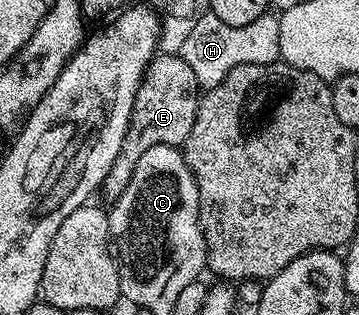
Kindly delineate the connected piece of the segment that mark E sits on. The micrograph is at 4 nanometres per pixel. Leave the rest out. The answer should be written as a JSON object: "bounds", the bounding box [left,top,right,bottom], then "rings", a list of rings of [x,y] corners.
{"bounds":[101,54,200,201],"rings":[[[156,54],[144,71],[143,82],[135,94],[131,123],[127,126],[121,151],[117,153],[117,159],[103,181],[101,195],[107,201],[119,199],[121,193],[125,193],[125,185],[129,185],[129,177],[133,177],[137,161],[141,161],[142,155],[149,153],[149,149],[157,145],[179,147],[184,143],[189,137],[189,129],[193,129],[200,98],[199,82],[193,77],[193,69],[185,65],[182,54]]]}

